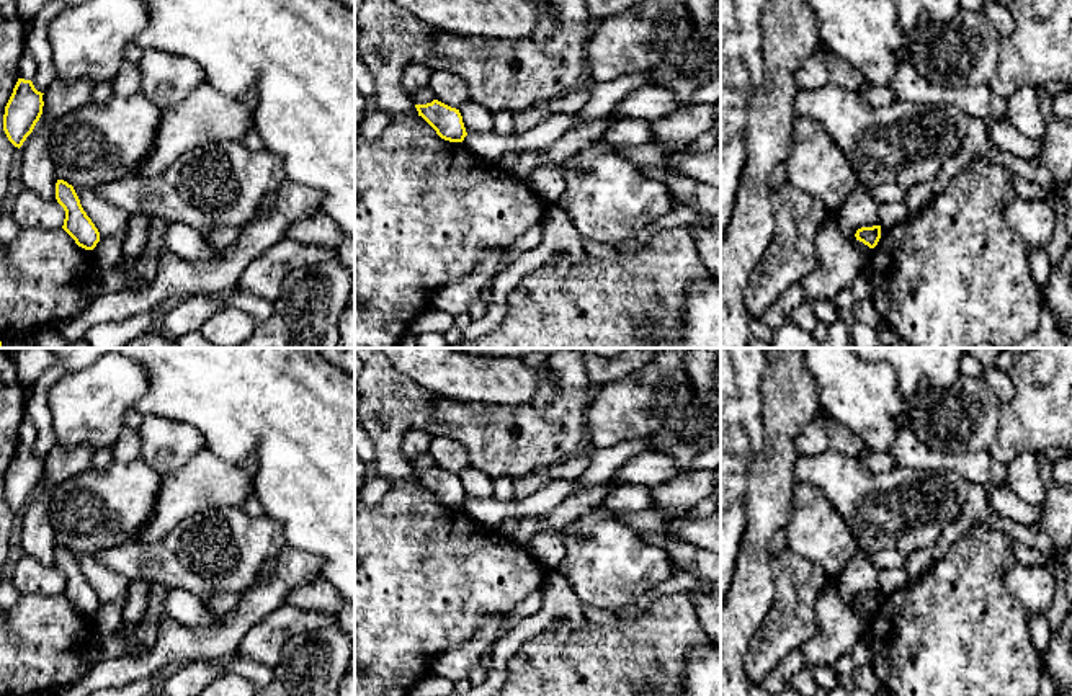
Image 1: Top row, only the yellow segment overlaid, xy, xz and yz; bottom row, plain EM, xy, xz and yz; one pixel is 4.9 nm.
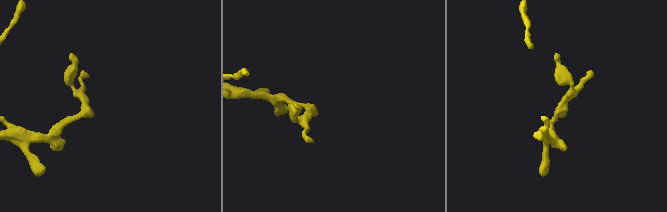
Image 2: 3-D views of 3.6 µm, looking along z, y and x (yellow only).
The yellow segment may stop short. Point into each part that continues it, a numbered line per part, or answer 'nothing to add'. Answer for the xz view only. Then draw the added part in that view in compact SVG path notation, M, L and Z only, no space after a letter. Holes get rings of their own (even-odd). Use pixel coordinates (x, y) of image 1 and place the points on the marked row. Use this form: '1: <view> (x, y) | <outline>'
nothing to add

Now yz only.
nothing to add

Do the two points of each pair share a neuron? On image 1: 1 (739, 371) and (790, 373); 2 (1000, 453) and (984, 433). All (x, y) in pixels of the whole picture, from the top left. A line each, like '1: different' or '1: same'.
1: different
2: different

